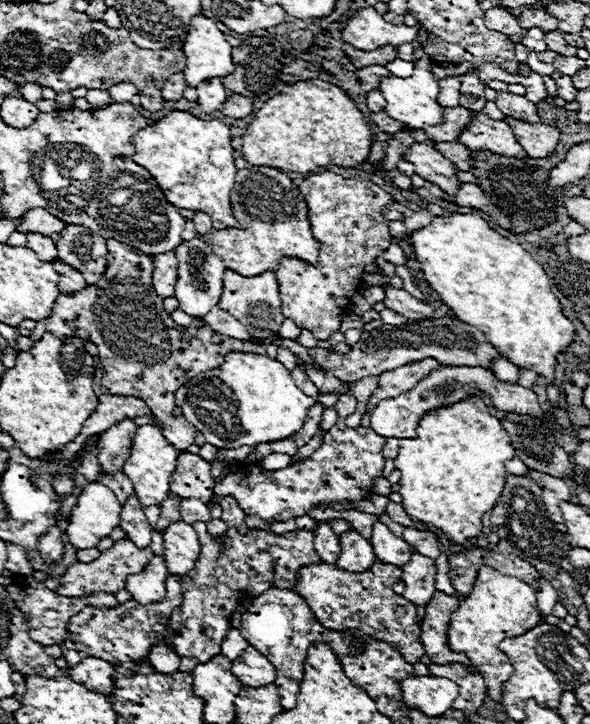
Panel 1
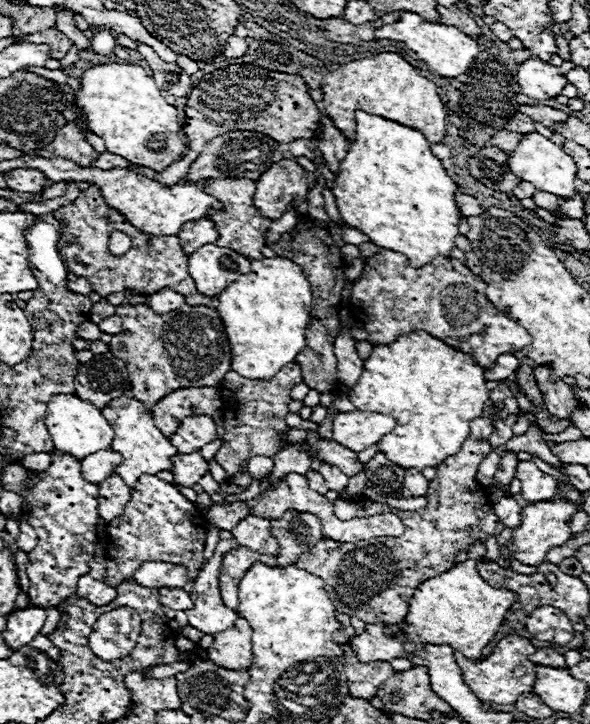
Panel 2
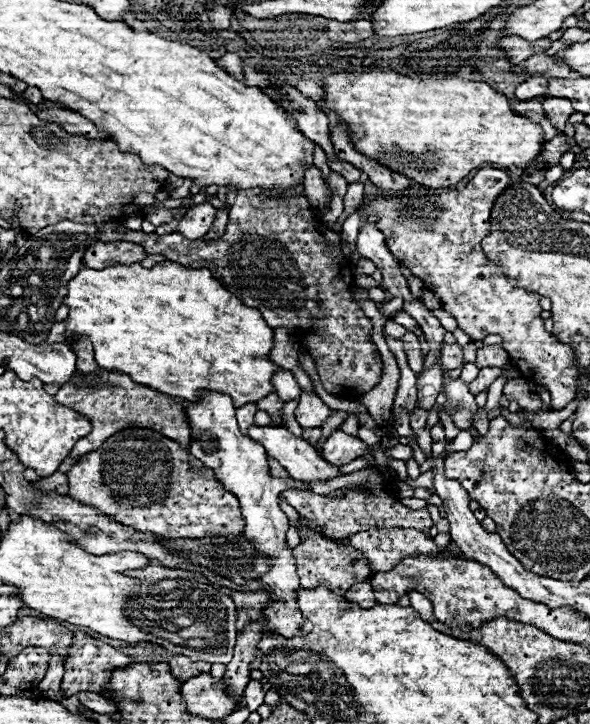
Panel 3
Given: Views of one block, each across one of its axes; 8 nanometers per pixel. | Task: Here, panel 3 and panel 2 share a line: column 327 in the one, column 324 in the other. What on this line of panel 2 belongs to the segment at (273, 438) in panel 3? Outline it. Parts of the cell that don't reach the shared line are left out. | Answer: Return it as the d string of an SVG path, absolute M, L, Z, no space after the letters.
M322 462L318 472L324 476L324 480L326 480L326 484L328 484L330 490L338 492L338 490L346 488L346 484L348 484L348 476L344 476L344 472L340 472L336 466L330 466L330 464Z

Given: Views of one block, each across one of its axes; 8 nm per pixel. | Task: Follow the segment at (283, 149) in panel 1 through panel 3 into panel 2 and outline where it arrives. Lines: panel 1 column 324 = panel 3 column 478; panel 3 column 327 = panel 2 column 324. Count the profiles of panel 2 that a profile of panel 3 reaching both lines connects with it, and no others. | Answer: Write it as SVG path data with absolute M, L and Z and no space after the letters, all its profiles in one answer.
M382 52L332 70L322 78L322 92L324 112L351 142L355 138L356 110L364 110L386 120L396 120L398 124L416 130L420 130L422 122L420 132L424 132L424 136L428 136L428 142L434 144L440 144L446 136L446 110L438 96L438 88L430 80L420 76L418 70L408 64L398 52Z

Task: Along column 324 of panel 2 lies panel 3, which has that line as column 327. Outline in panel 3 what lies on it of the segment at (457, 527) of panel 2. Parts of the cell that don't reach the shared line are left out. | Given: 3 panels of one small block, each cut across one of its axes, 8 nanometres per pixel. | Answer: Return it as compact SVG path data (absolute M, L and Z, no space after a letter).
M298 530L298 536L300 536L300 544L292 550L292 554L296 558L302 588L314 590L320 584L326 584L328 588L344 594L348 588L352 588L352 584L368 582L372 578L374 570L372 570L368 558L364 554L360 554L358 550L354 550L352 546L332 542L332 540L324 538L324 536L312 534L308 530Z

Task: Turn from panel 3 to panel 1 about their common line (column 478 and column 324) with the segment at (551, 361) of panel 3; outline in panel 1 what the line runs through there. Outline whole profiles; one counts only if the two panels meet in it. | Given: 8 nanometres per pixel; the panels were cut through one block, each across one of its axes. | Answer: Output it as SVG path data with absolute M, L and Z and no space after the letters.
M330 170L308 176L298 188L310 208L310 224L316 240L320 242L320 256L318 264L304 264L298 258L280 260L276 280L280 288L282 314L298 328L306 328L316 338L328 340L340 330L342 314L346 312L352 296L362 288L364 266L372 264L392 242L382 208L394 204L394 200L386 190L370 180L342 178Z

